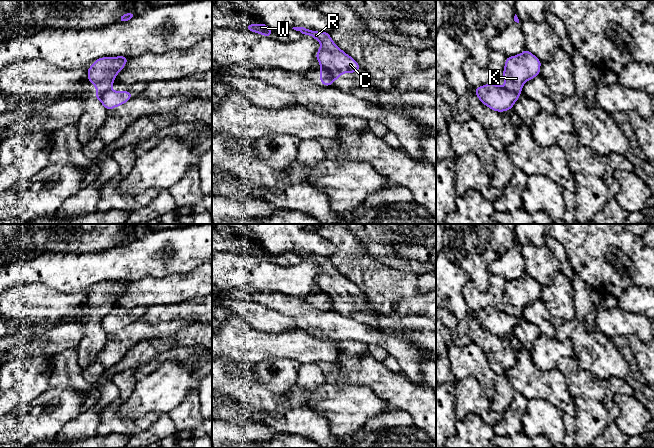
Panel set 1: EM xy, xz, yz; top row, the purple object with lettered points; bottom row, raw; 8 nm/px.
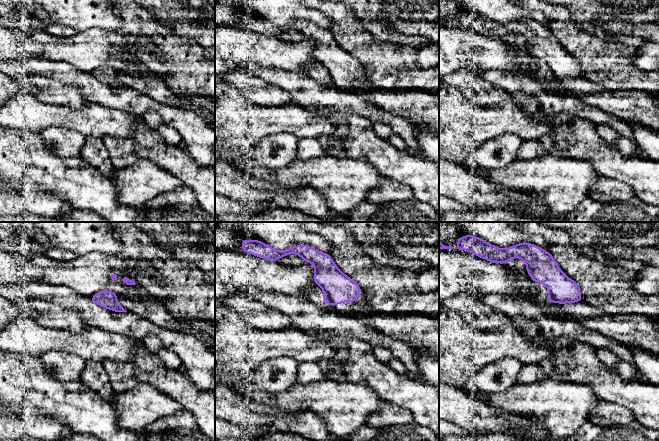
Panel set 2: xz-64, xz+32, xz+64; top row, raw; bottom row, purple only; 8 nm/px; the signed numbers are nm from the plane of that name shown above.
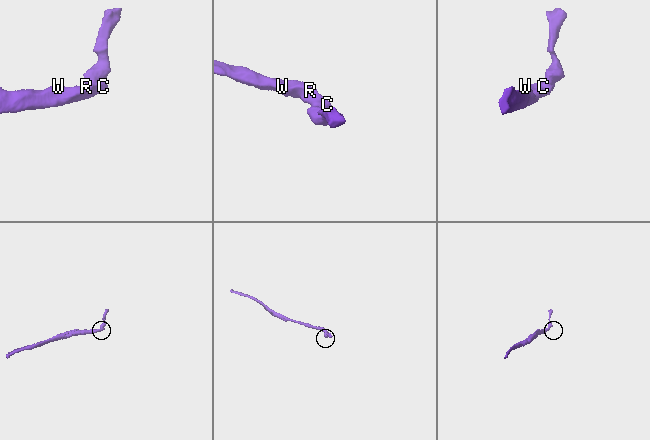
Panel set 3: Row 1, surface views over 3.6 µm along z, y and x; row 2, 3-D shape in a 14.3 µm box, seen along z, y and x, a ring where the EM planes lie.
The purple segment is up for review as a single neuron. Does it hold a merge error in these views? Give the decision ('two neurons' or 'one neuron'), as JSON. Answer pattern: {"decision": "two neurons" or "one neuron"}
{"decision": "two neurons"}

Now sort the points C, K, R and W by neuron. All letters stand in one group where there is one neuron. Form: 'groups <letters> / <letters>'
groups C R W / K

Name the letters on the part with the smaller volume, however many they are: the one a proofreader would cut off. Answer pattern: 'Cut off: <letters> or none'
Cut off: K

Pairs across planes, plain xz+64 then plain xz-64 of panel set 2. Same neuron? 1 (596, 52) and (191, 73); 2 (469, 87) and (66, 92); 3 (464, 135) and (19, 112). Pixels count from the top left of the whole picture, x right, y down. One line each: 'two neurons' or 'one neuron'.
1: one neuron
2: one neuron
3: one neuron

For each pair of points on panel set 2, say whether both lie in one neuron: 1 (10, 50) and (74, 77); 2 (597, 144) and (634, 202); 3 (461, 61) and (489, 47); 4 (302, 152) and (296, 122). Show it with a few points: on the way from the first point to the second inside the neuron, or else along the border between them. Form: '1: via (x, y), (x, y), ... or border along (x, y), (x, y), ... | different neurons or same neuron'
1: border along (10, 59), (43, 58), (51, 61) | different neurons
2: border along (635, 195), (648, 205) | different neurons
3: via (468, 54), (470, 52), (482, 52) | same neuron
4: border along (316, 138), (301, 139) | different neurons

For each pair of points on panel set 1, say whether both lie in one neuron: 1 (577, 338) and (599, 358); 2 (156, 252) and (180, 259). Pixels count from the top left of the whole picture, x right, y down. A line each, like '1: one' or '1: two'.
1: one
2: one

